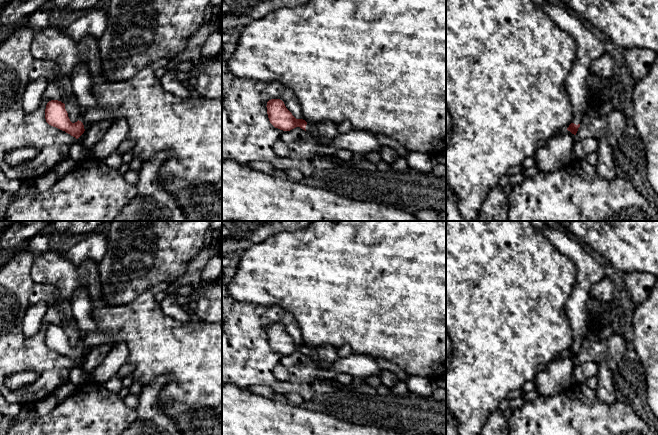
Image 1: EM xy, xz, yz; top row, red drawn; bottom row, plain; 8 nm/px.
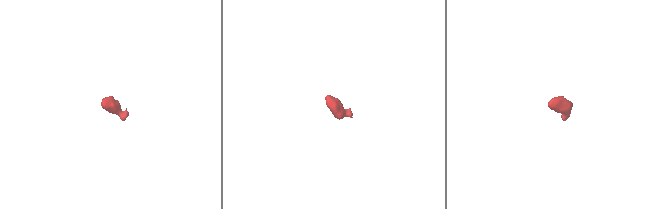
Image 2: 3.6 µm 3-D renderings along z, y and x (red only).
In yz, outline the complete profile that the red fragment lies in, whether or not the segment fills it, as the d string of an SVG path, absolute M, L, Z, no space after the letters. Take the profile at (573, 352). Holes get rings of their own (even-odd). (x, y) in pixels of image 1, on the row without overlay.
M545 225L544 234L575 264L577 269L576 283L566 303L566 312L574 339L567 354L576 359L588 333L590 292L593 285L605 276L605 268L582 248L578 240L568 237L564 232Z

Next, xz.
M271 323L267 326L267 338L270 347L283 355L290 355L296 351L315 358L315 350L303 343L296 343L280 323Z

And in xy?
M84 287L78 288L73 293L71 303L73 318L81 335L78 345L75 347L70 345L65 328L58 324L51 324L47 327L45 343L49 349L65 355L78 363L89 351L82 339L85 335L96 331L97 325L92 317L92 301Z

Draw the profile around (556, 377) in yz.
M567 353L558 356L540 371L532 380L541 396L553 396L572 385L572 371L577 365L576 359Z

